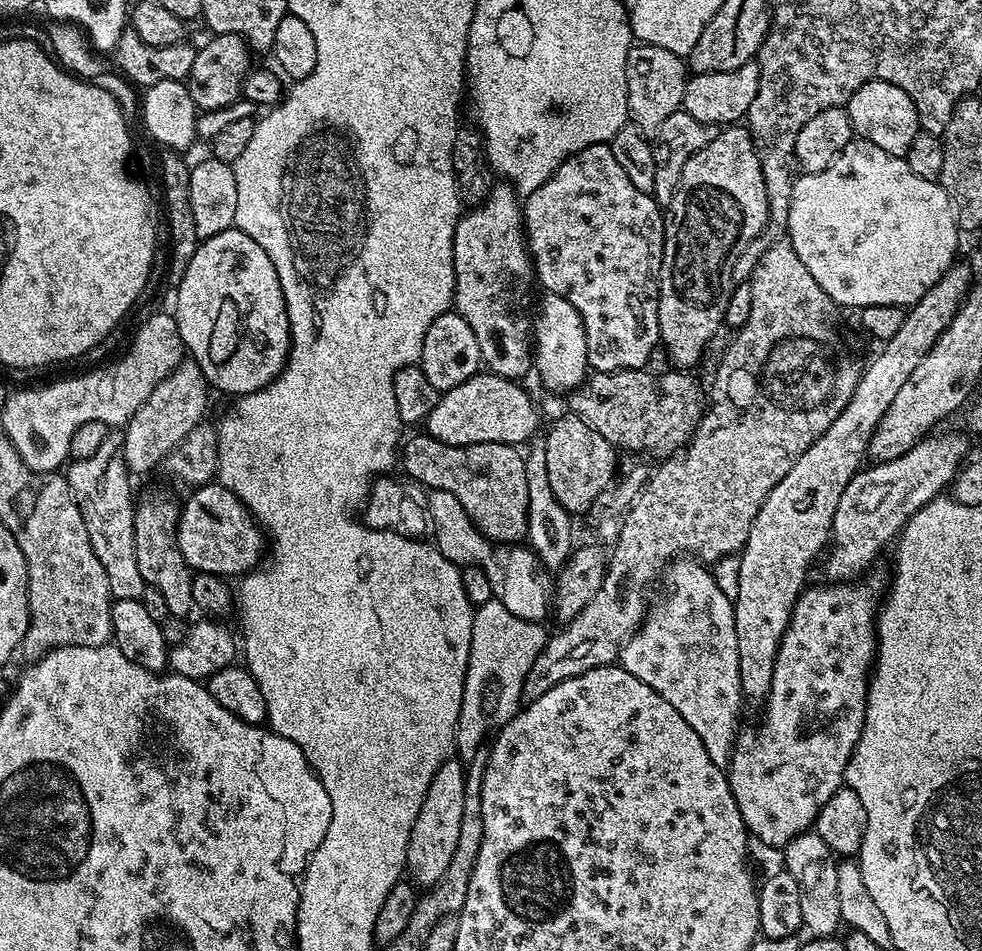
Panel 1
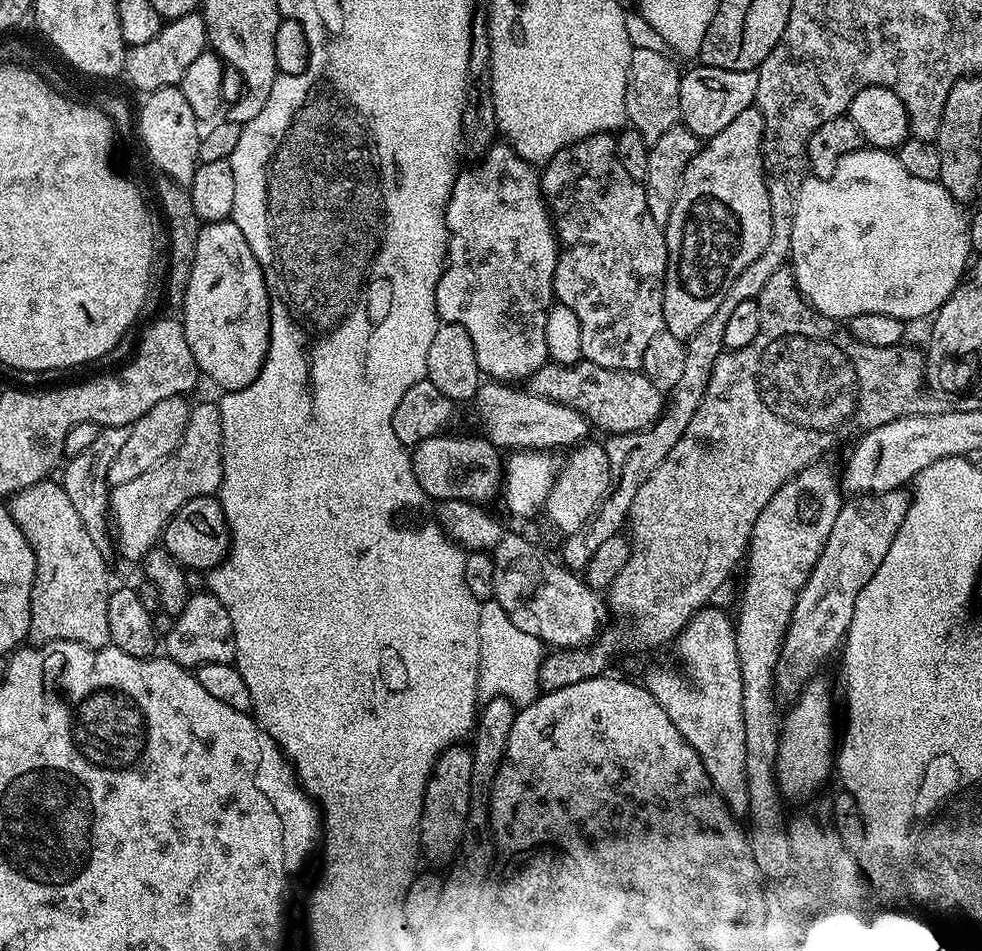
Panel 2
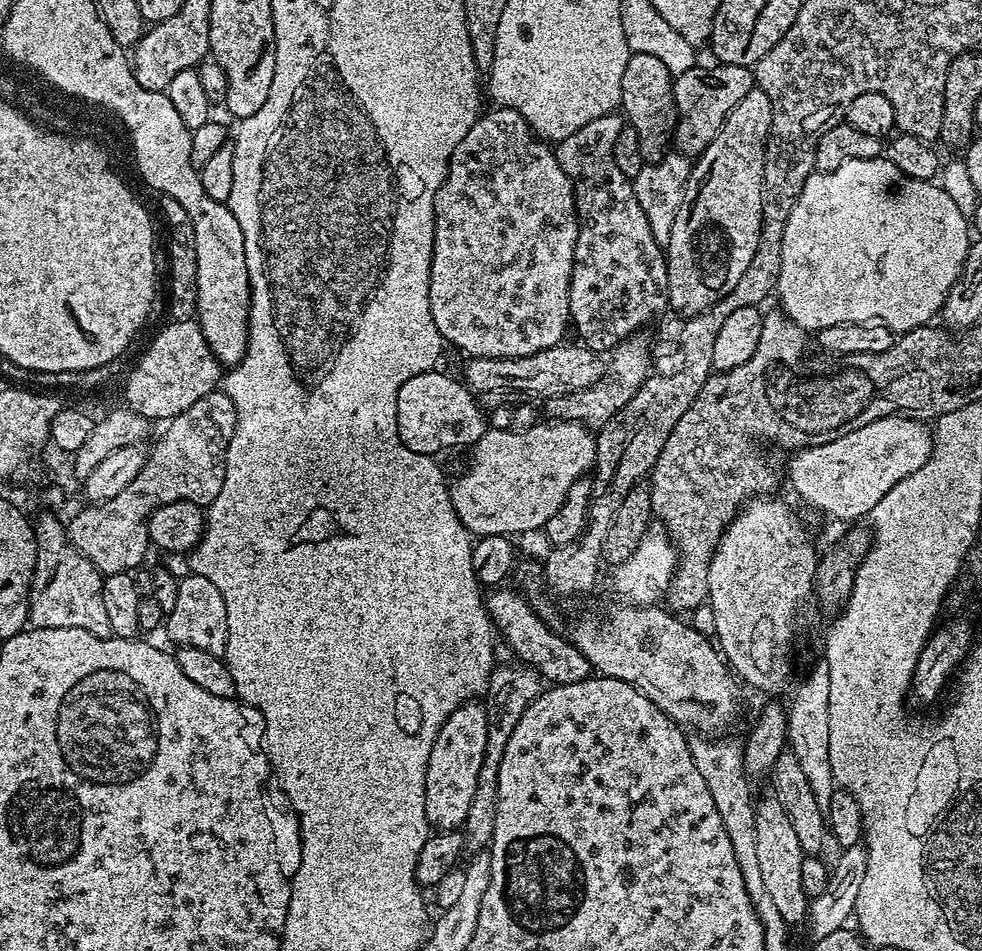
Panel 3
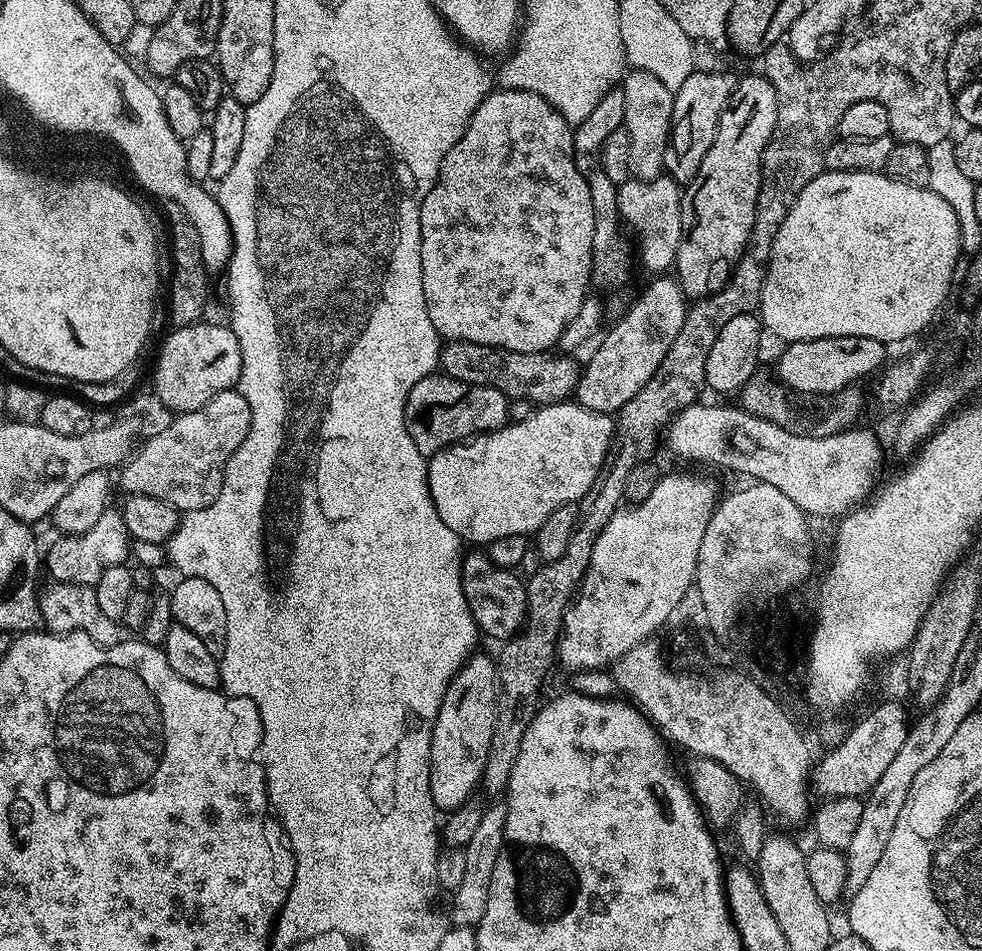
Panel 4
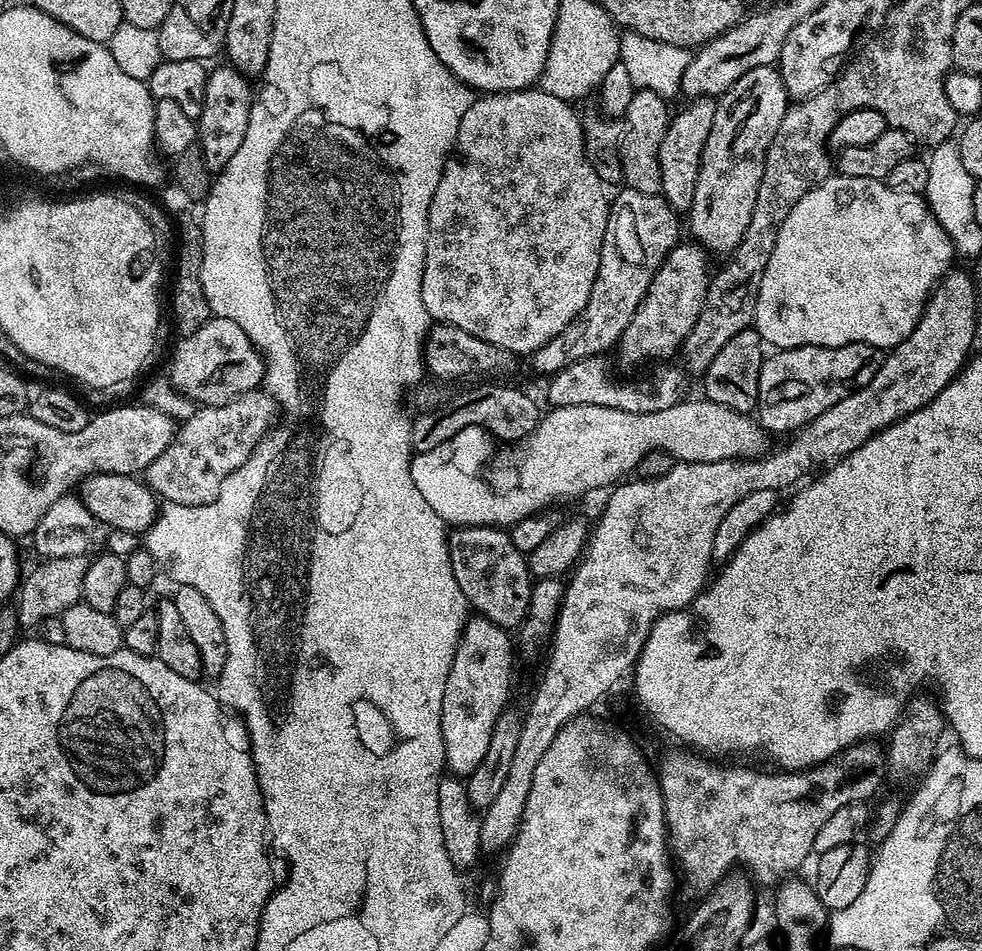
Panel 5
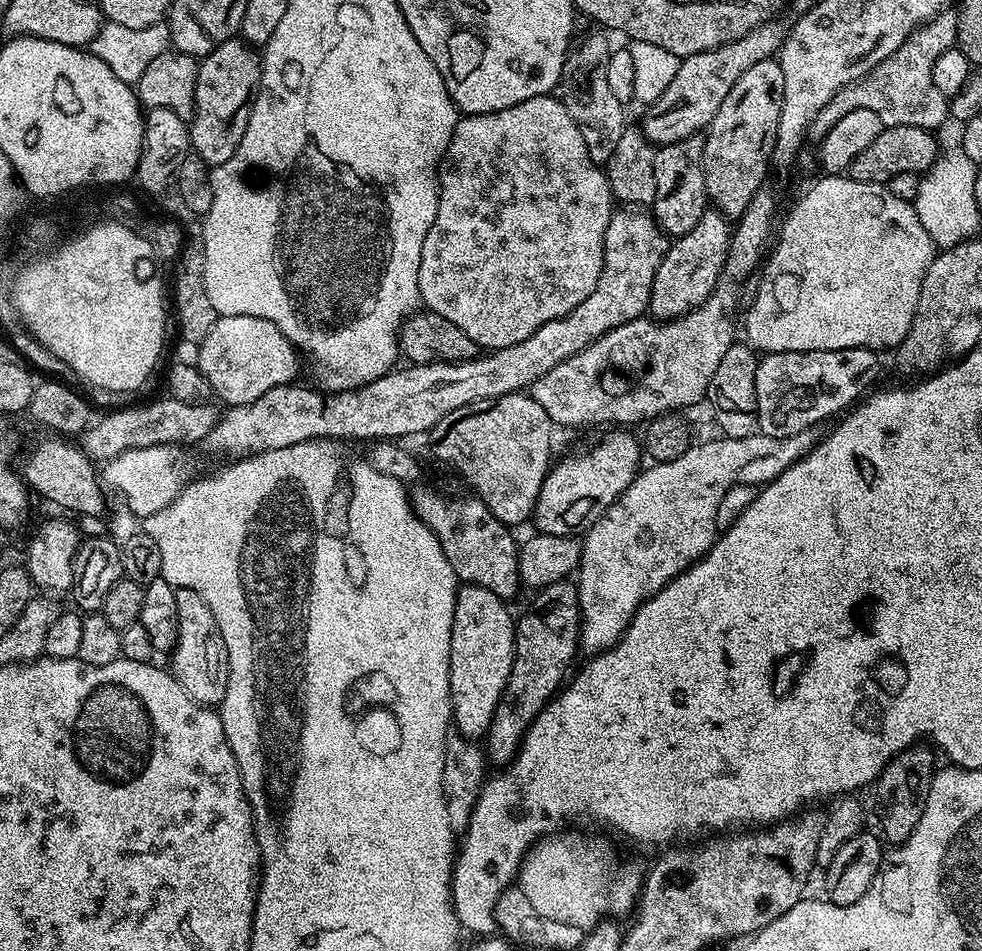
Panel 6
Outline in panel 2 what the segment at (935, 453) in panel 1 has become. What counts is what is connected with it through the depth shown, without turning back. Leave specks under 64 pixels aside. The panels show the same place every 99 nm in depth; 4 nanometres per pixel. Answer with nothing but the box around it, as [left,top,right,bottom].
[776,488,910,697]

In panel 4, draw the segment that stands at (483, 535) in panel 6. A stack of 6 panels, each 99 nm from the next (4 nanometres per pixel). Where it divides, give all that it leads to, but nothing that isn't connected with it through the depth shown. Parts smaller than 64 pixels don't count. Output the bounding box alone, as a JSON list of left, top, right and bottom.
[460,550,526,642]

